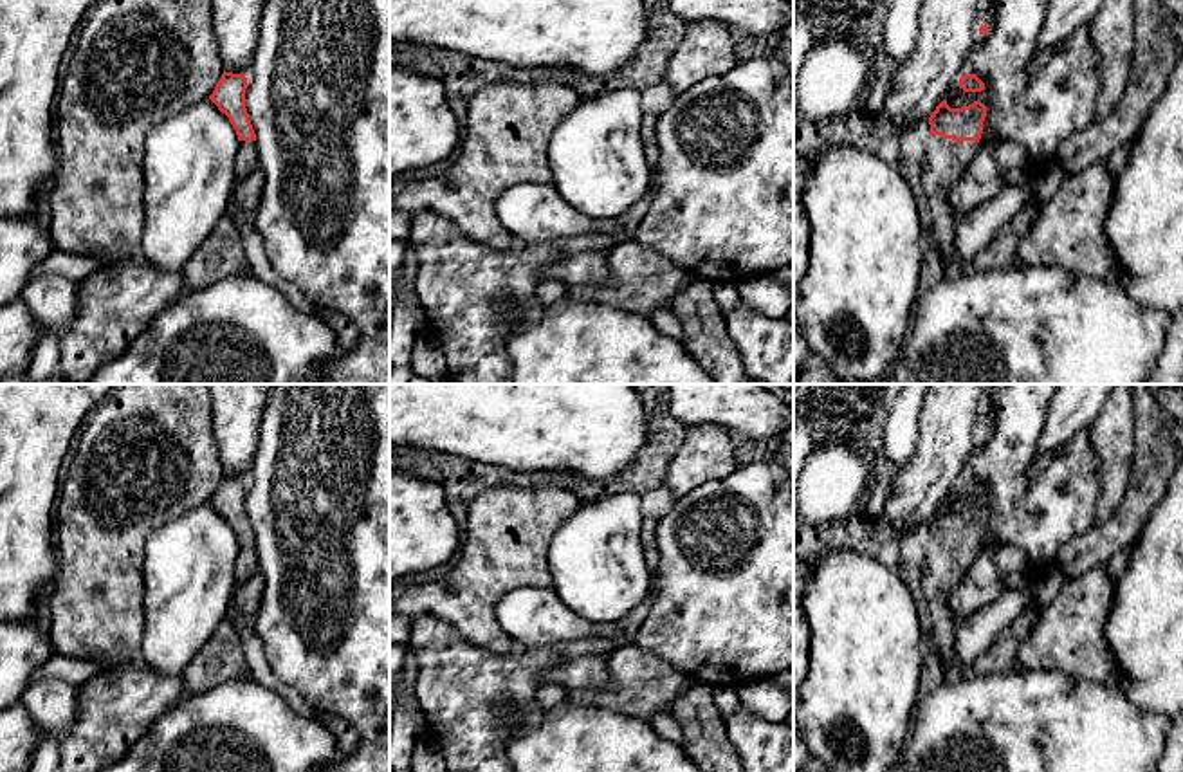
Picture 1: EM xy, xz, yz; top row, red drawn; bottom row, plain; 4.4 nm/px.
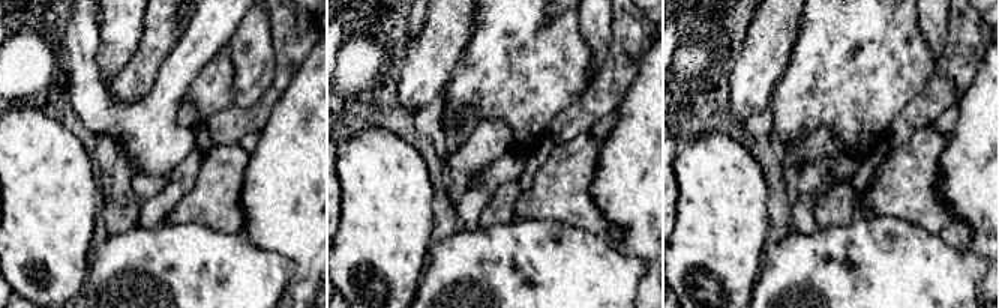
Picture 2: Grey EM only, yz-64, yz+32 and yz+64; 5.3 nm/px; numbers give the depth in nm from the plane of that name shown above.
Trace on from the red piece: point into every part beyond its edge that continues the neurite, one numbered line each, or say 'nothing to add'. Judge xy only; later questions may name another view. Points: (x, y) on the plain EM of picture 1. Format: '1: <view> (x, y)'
1: xy (246, 563)

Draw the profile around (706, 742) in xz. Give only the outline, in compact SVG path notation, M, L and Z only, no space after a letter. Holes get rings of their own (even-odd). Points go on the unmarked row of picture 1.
M692 684L671 703L683 732L682 749L702 772L745 772L743 759L727 734L725 716L714 703L712 684Z

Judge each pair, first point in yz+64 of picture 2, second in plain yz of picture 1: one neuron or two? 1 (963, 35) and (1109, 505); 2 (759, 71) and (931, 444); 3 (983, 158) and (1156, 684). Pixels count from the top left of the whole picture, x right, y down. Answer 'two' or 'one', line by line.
1: two
2: one
3: one

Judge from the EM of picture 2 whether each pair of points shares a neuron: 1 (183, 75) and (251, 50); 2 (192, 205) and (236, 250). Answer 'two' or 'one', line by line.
1: two
2: two

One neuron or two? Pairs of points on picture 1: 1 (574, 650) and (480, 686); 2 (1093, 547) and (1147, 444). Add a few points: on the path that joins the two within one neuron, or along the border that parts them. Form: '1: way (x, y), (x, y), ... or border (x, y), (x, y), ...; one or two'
1: way (550, 655), (532, 661), (504, 686); one
2: way (1120, 523), (1138, 505), (1147, 486), (1147, 471); one

